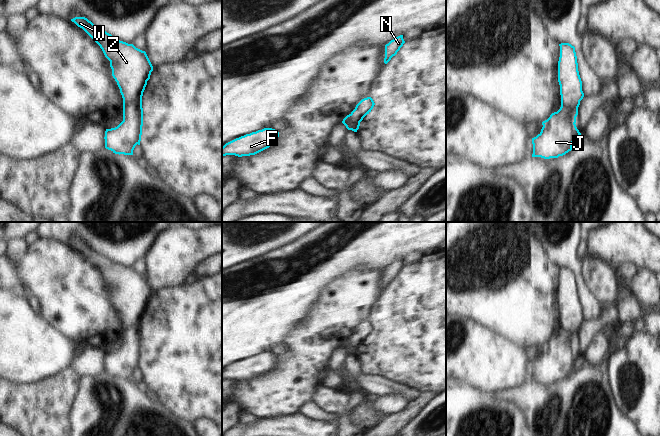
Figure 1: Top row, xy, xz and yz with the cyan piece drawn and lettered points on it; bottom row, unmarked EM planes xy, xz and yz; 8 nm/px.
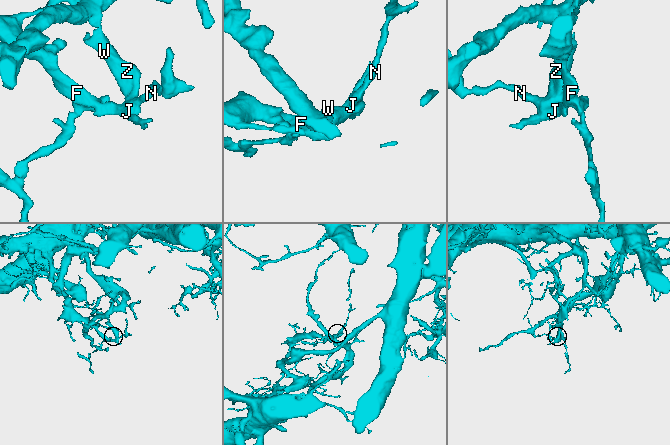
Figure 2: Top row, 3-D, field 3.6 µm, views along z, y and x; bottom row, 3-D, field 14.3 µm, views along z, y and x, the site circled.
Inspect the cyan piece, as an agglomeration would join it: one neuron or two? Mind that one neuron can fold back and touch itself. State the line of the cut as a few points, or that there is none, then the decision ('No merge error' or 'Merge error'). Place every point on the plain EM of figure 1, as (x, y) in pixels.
Split along xy (141, 326), (134, 324), (127, 331), (123, 339). Merge error.

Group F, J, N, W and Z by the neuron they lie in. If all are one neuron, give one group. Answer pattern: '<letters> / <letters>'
F J N / W Z

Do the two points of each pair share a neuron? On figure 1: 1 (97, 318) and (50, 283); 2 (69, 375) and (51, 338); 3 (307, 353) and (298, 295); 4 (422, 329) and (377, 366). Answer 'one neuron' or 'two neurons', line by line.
1: one neuron
2: two neurons
3: two neurons
4: one neuron

